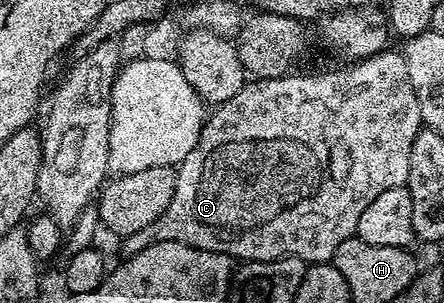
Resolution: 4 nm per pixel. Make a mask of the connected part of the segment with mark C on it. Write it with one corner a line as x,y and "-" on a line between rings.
394,48
380,50
370,58
354,61
346,70
333,70
330,74
297,74
290,72
285,77
275,79
253,78
246,81
245,86
231,100
220,103
213,115
204,119
201,136
195,148
187,152
187,156
176,167
177,183
175,196
171,196
171,204
147,228
128,235
124,239
126,255
137,254
156,242
182,242
207,252
219,252
234,260
247,262
273,262
277,258
298,258
306,264
332,263
335,252
343,240
354,237
357,233
359,216
375,200
375,196
387,192
387,188
405,186
409,180
411,168
411,144
415,144
415,136
423,128
423,102
417,99
418,87
413,85
413,75
409,72
409,60
404,53

